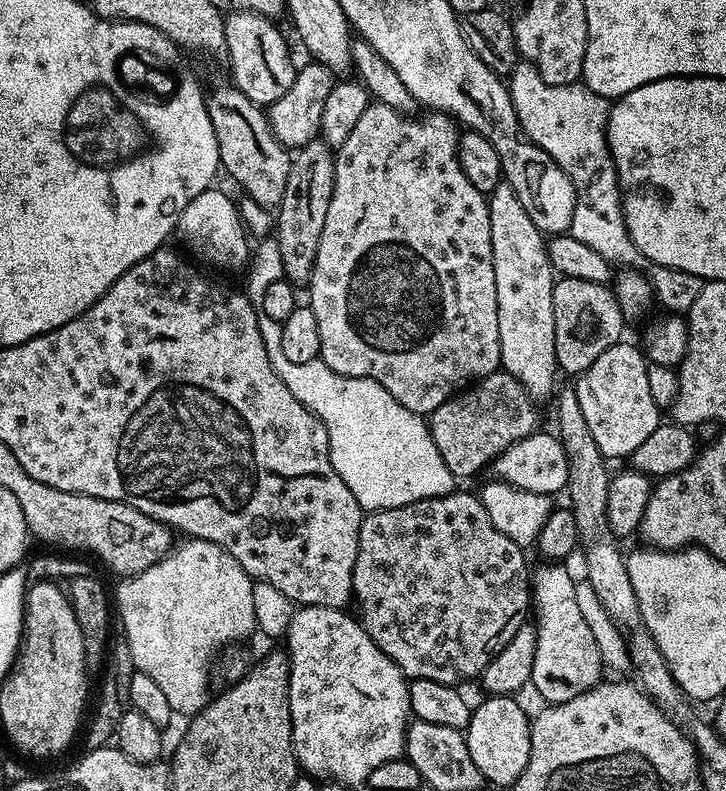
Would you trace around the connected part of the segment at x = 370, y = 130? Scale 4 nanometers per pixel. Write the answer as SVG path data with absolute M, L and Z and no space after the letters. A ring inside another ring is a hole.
M369 103L366 114L358 118L358 126L350 130L350 138L346 138L346 142L335 153L333 196L330 198L322 238L318 242L318 258L314 258L312 279L306 285L306 304L314 310L314 318L318 318L319 359L324 360L330 370L343 376L370 378L390 390L390 394L394 394L394 398L398 398L406 410L427 417L438 406L442 406L442 402L500 368L500 343L494 250L490 250L489 197L474 190L470 178L466 178L462 170L458 158L460 132L457 121L447 114L424 115L428 116L415 120L415 115L399 112L397 108Z

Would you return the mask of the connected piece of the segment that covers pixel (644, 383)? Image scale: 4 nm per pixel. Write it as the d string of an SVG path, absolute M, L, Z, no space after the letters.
M621 342L610 346L585 372L575 377L574 387L578 394L578 406L582 406L582 418L590 425L590 434L598 442L598 450L609 461L619 456L628 458L642 445L656 427L662 423L662 409L650 394L647 370L649 361L637 345Z

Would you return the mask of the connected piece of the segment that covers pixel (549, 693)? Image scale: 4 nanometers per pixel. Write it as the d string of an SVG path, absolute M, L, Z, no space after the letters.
M544 562L530 576L530 604L534 609L534 623L538 646L534 650L534 670L530 681L545 705L570 702L586 690L601 683L600 671L605 671L598 642L577 603L576 585L560 562Z

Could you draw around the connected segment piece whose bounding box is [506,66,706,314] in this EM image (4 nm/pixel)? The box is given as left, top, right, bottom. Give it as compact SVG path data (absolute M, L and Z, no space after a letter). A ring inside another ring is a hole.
M520 66L513 69L506 83L521 133L531 143L546 150L546 154L562 166L574 186L576 205L570 235L578 238L578 242L586 242L590 250L598 250L609 264L644 273L652 287L655 303L659 307L661 304L665 313L688 313L698 294L702 294L706 281L670 266L650 263L636 249L624 224L620 179L612 161L612 151L608 148L609 97L594 94L583 82L566 86L546 85L535 75L524 80L523 67Z

